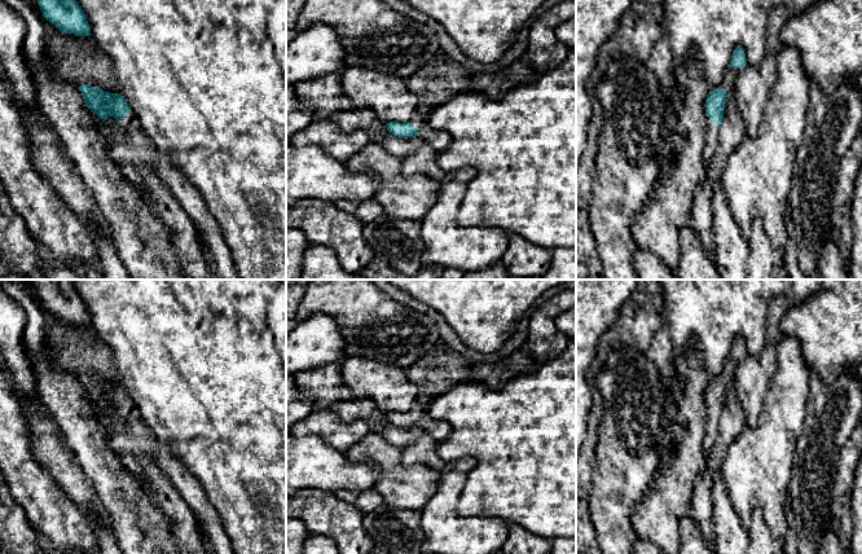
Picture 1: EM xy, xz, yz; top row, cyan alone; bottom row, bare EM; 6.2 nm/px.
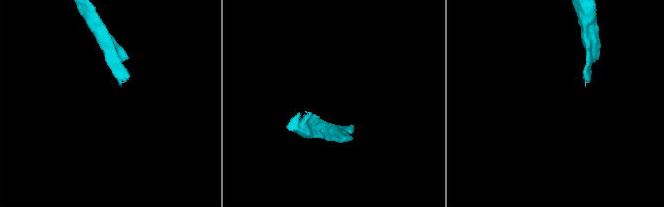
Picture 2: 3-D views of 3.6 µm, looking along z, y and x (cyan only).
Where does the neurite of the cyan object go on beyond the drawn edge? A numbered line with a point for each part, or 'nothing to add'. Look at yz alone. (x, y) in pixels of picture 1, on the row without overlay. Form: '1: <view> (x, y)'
1: yz (712, 420)

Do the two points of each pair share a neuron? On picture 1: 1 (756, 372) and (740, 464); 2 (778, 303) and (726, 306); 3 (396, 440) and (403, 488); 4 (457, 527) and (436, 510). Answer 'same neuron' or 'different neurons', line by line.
1: different neurons
2: different neurons
3: different neurons
4: same neuron

